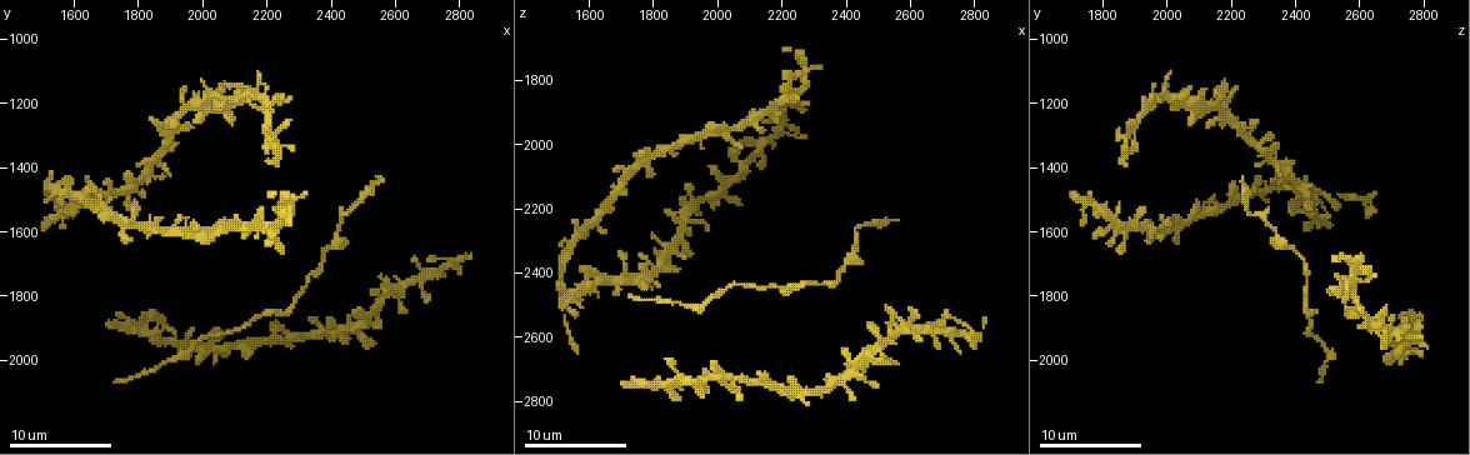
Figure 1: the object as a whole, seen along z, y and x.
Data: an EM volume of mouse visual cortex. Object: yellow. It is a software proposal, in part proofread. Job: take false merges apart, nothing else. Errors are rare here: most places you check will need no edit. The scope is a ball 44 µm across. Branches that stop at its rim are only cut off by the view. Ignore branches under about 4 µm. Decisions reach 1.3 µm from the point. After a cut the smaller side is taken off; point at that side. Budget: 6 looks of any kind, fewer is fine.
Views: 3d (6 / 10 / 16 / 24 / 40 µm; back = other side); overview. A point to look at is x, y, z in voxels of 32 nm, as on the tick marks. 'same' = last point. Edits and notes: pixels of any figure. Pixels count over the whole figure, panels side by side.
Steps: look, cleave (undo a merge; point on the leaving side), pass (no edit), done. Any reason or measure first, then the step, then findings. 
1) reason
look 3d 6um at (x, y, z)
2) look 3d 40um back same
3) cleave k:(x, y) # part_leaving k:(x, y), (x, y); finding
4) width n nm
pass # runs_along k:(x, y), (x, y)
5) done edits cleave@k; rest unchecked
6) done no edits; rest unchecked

four or more arms meet
look 3d 10um at (2500, 1870, 2640)

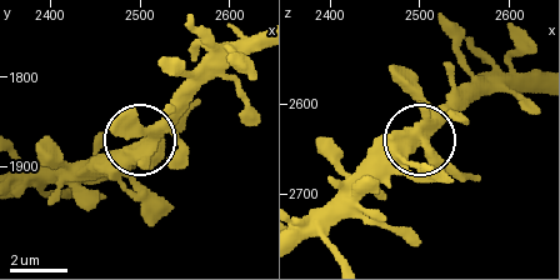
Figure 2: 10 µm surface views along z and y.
look 3d 6um at (2510, 1870, 2645)

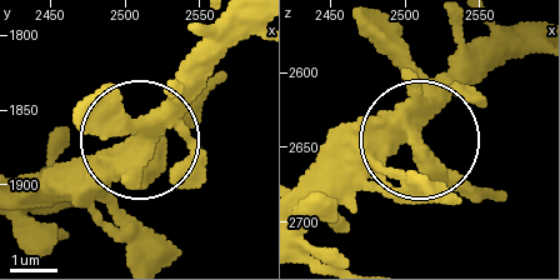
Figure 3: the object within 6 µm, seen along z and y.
pass # one neuron here

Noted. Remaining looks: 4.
two arms in line, one across
look 3d 10um at (2180, 1580, 1890)

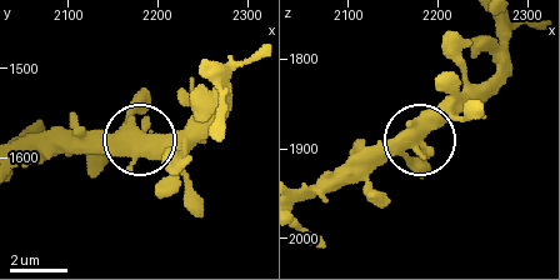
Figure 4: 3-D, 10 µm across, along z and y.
look 3d 10um back at (2180, 1585, 1890)

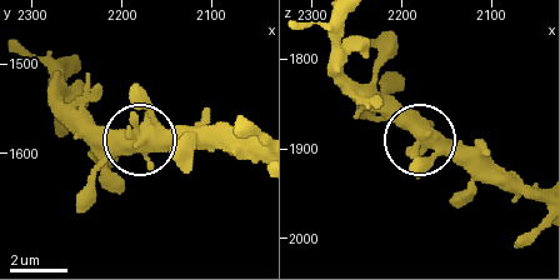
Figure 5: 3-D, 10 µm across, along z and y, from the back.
width 450 nm
pass # runs_along 5:(254, 149), (91, 143); continuous, no second neuron

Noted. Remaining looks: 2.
looks like a crossing
look 3d 16um at (2020, 1190, 2140)

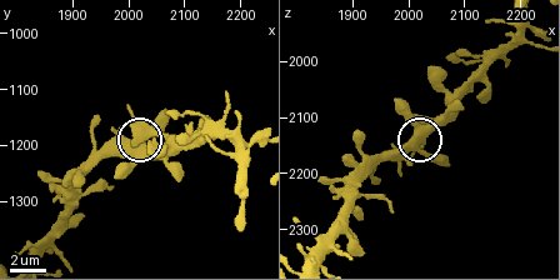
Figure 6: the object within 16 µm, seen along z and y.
pass # all the same neuron

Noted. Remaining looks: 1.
done no edits; rest unchecked

